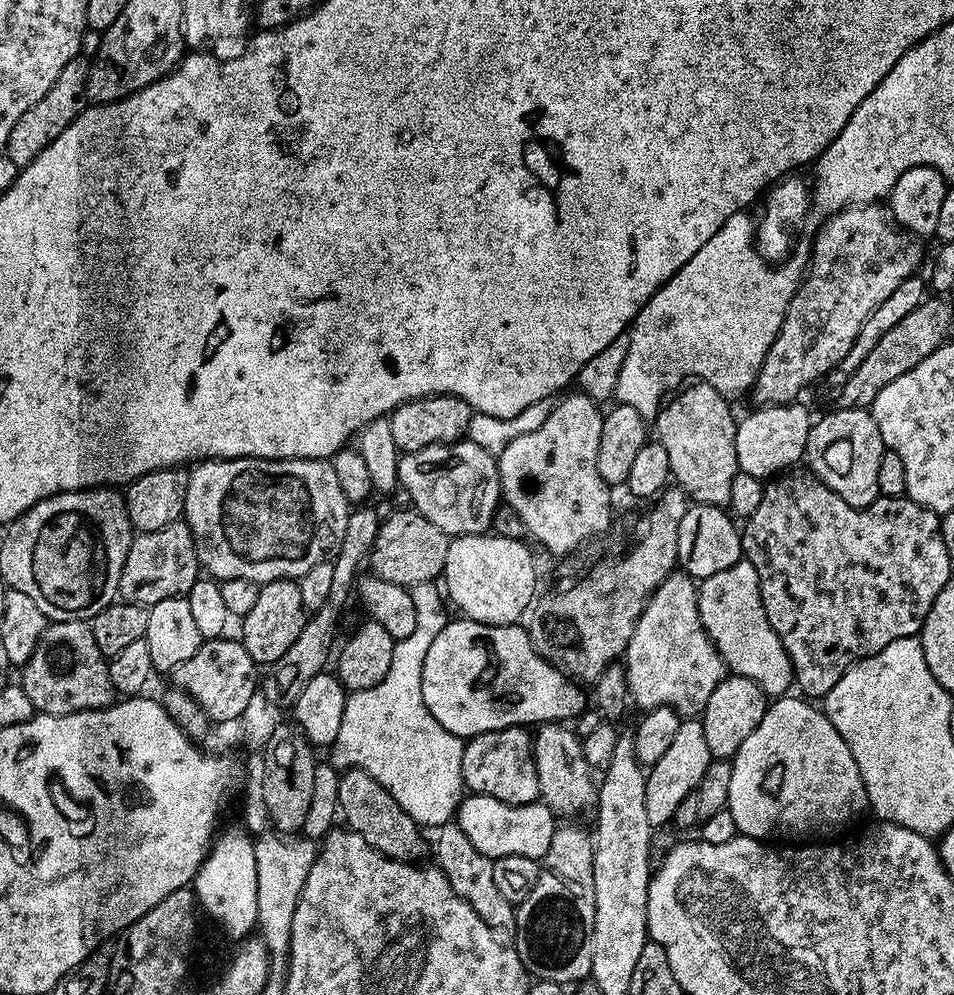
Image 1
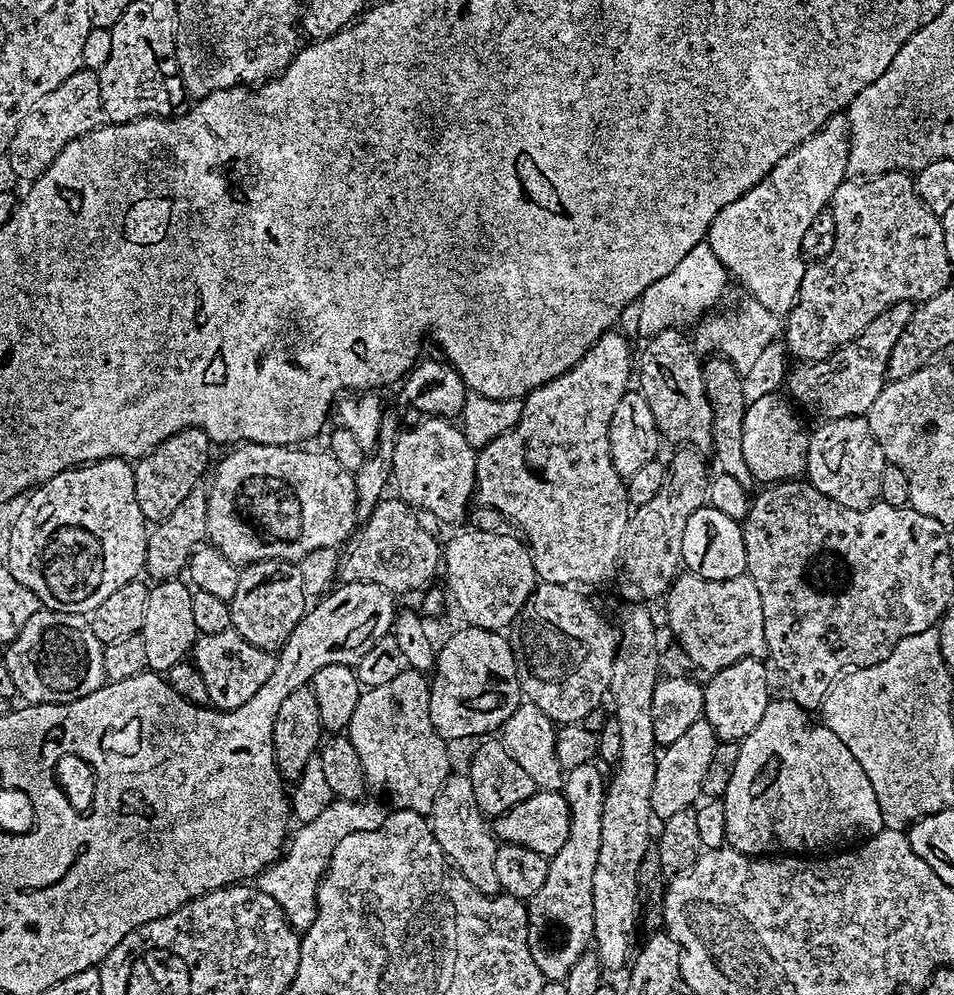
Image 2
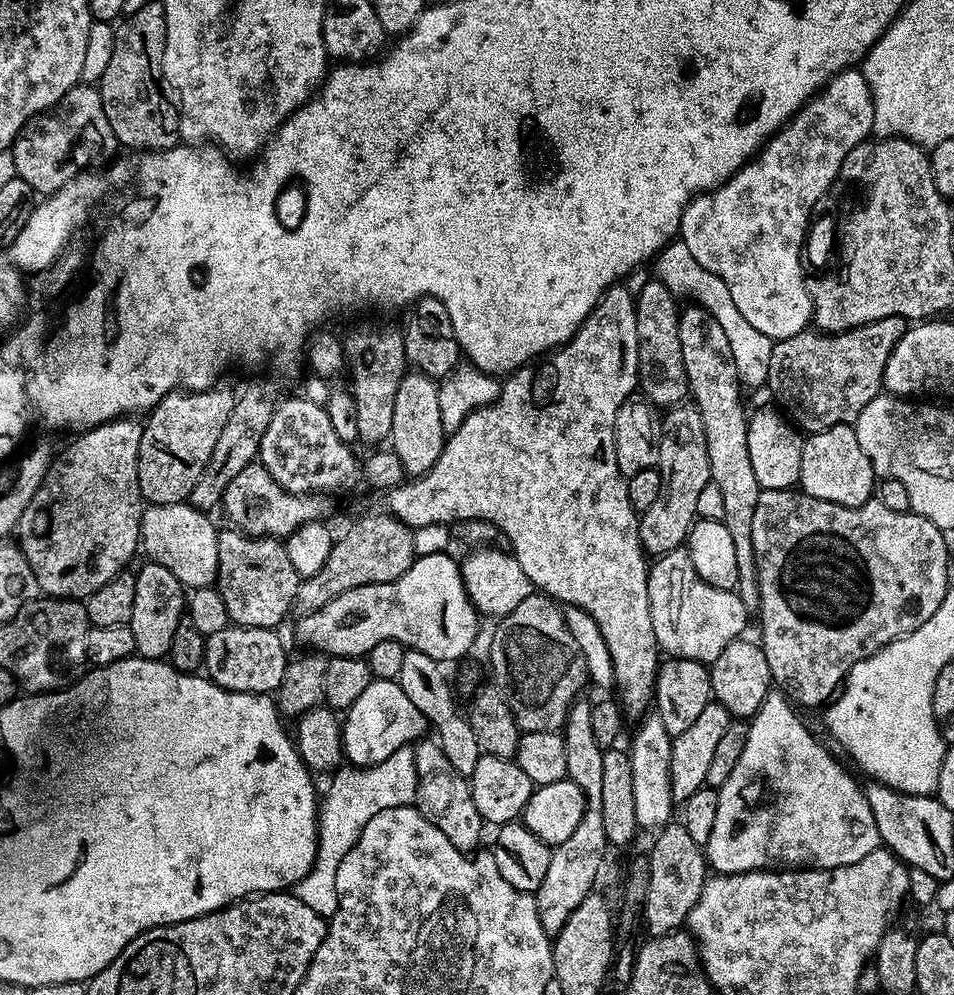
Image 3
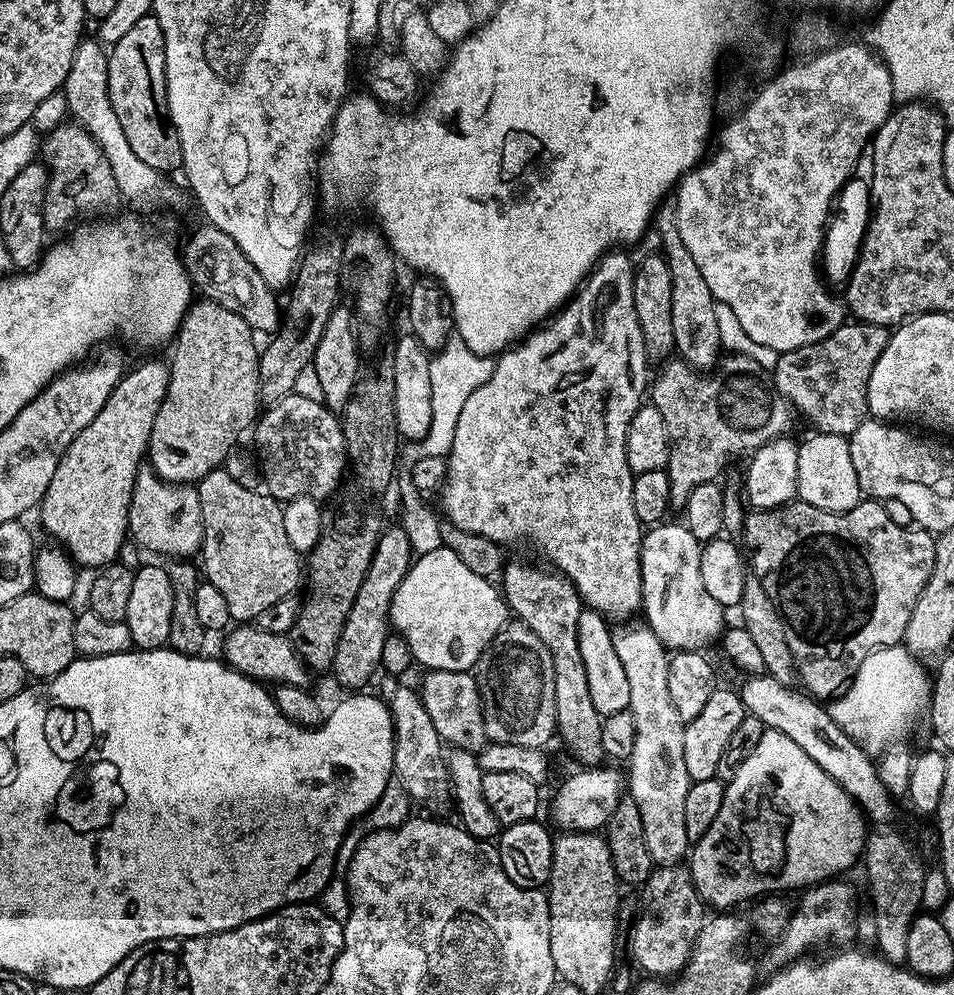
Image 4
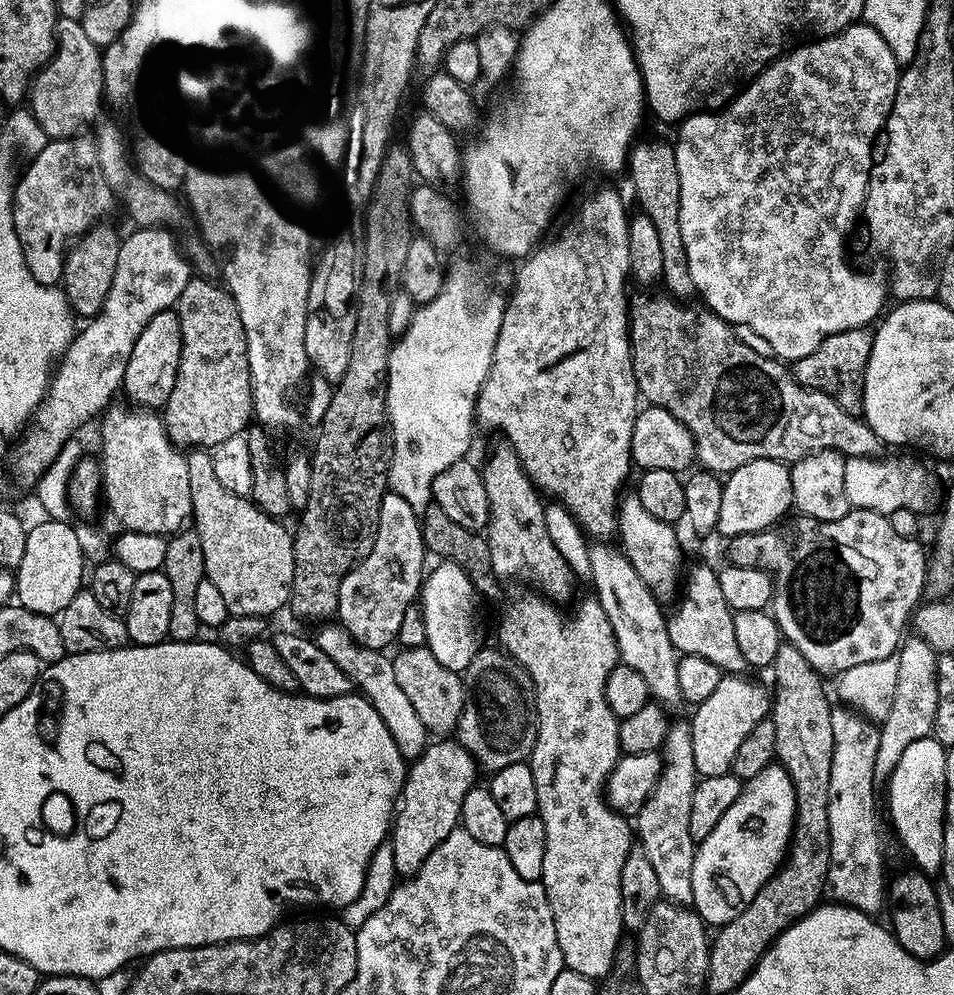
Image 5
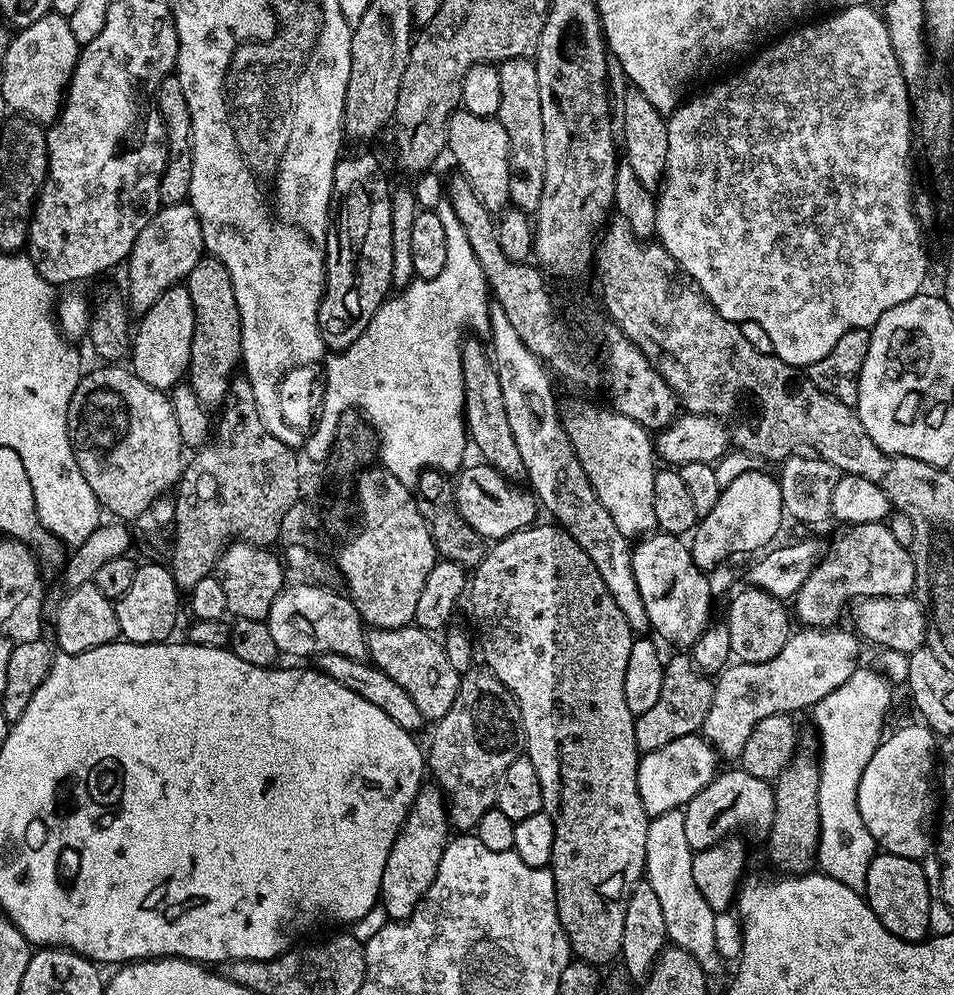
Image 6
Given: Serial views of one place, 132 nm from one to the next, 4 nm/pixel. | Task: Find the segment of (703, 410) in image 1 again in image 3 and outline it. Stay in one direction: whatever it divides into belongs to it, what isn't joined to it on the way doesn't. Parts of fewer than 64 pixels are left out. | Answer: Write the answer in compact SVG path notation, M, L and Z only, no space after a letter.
M649 278L637 291L634 296L636 302L636 325L638 326L638 388L641 393L653 405L668 404L667 406L676 406L681 403L683 396L689 395L688 379L686 378L686 366L682 362L682 342L678 342L678 326L680 325L681 309L678 305L678 299L667 286L660 280Z

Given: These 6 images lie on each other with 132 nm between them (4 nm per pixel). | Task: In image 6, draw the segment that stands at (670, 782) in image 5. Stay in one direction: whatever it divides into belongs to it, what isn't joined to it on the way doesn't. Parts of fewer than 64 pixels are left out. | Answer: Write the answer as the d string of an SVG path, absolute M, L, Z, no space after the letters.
M683 811L667 812L653 816L646 830L646 862L644 870L646 883L654 886L662 915L666 921L668 939L677 948L692 954L708 978L720 972L720 956L716 953L716 920L718 914L702 898L698 886L694 886L692 857L694 853L690 842L686 842L686 822Z

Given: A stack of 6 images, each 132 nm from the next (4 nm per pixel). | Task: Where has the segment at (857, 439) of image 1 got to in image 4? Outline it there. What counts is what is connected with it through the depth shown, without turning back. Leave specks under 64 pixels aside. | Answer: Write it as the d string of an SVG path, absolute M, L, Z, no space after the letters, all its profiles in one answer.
M816 432L809 440L798 444L798 482L796 494L818 510L845 512L854 510L862 499L858 474L854 474L854 462L850 458L849 437Z

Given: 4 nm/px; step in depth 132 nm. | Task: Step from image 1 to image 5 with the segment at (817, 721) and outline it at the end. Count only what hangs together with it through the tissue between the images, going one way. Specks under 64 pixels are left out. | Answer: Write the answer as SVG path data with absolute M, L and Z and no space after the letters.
M779 762L743 781L739 798L718 818L718 826L696 845L691 907L705 925L729 924L785 863L796 821L796 791Z

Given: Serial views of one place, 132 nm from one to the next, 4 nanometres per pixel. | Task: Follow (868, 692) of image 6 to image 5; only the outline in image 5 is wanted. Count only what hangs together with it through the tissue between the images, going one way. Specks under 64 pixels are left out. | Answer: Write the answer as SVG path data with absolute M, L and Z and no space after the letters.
M846 706L833 707L830 722L834 737L827 810L831 850L824 893L833 903L849 905L859 912L876 916L883 904L885 907L888 896L882 844L876 826L876 785L873 782L880 729L873 721Z

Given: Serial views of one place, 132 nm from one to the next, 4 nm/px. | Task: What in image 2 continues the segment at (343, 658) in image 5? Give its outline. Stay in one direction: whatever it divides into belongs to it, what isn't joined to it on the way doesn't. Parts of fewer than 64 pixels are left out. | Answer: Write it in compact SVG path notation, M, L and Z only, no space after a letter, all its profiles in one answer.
M450 774L444 780L444 785L434 798L427 822L438 846L442 846L442 854L453 869L459 872L462 878L466 878L466 882L470 882L470 886L474 886L474 890L478 890L483 896L497 895L500 892L500 883L498 874L494 871L494 854L498 841L490 831L484 813L476 805L474 788L470 786L467 775Z

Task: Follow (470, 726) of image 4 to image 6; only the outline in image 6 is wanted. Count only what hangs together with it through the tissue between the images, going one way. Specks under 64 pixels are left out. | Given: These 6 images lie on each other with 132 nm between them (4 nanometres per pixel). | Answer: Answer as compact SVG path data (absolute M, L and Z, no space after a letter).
M409 626L406 628L374 628L367 633L367 659L381 668L406 694L410 694L418 710L422 710L425 721L440 720L454 706L454 698L458 698L458 686L462 675L456 669L449 649L436 641L437 637L424 628Z

